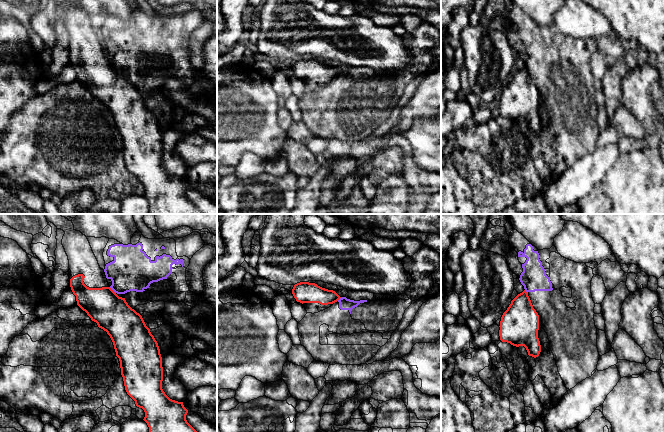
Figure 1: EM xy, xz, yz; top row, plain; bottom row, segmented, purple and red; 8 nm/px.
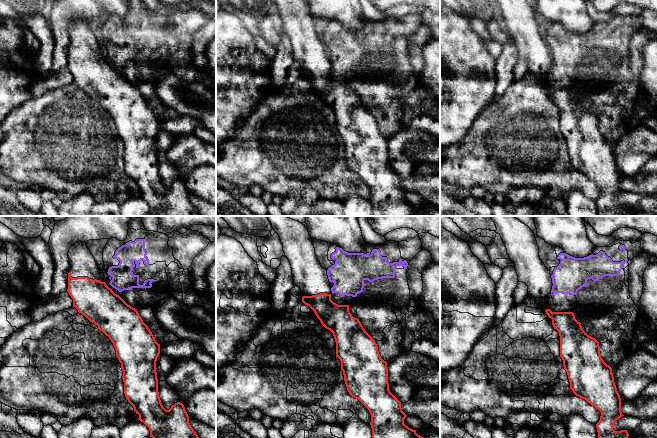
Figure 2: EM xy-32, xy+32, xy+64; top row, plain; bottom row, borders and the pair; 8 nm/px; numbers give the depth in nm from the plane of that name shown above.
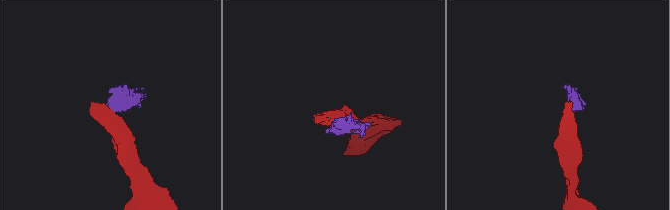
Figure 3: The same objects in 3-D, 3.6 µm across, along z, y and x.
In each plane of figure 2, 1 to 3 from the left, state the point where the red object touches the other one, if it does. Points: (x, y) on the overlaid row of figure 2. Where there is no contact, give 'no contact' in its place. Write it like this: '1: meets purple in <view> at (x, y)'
1: no contact
2: no contact
3: no contact

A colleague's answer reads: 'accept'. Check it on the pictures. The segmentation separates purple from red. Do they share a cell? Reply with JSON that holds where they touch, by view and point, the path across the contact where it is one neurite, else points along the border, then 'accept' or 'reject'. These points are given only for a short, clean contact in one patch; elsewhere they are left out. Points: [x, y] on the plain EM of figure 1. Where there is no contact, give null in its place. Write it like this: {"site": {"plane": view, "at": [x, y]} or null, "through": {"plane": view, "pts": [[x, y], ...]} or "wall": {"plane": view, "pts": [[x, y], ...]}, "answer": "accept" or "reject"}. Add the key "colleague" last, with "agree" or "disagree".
{"site": {"plane": "xy", "at": [112, 65]}, "wall": {"plane": "xy", "pts": [[109, 63], [115, 69]]}, "answer": "reject", "colleague": "disagree"}

